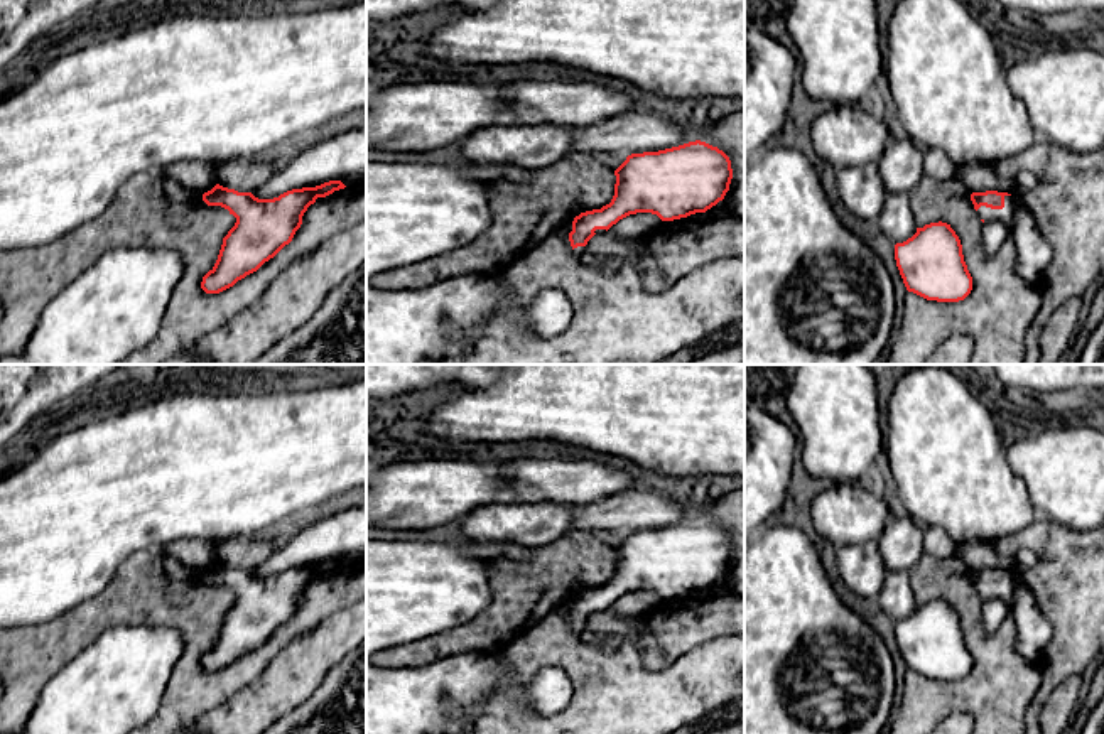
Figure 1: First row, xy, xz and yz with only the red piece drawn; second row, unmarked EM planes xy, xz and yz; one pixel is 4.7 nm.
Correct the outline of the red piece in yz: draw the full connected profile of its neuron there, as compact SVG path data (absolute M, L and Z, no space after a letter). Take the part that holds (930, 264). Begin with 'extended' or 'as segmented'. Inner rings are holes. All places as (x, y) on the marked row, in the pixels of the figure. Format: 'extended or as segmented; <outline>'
as segmented; M930 223L895 245L895 260L908 292L927 300L959 302L972 290L962 245L947 223Z

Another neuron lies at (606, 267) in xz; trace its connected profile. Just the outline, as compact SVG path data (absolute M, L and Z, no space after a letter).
M586 251L581 256L581 263L587 268L596 268L598 272L601 272L604 275L611 275L613 272L616 272L620 268L620 258L598 262L596 256L589 251Z

